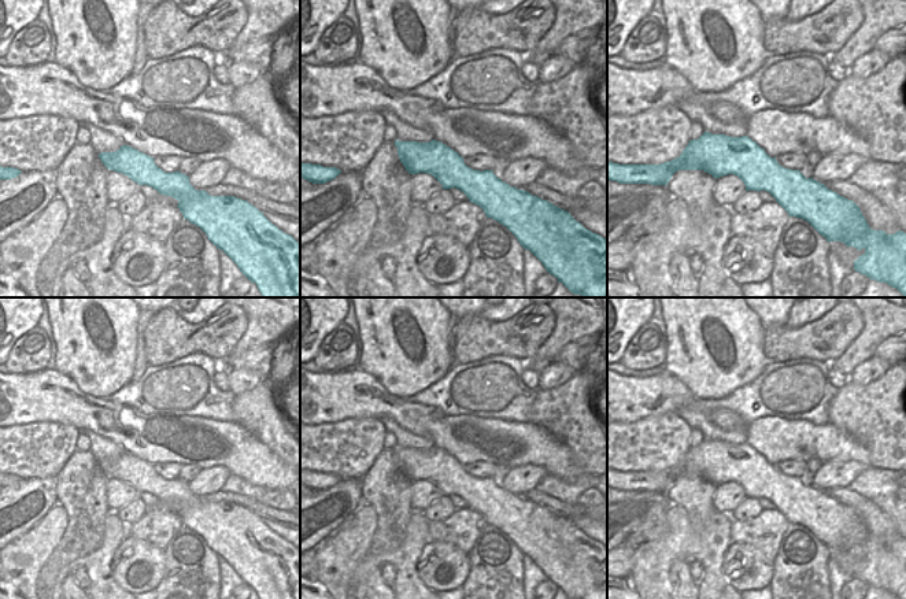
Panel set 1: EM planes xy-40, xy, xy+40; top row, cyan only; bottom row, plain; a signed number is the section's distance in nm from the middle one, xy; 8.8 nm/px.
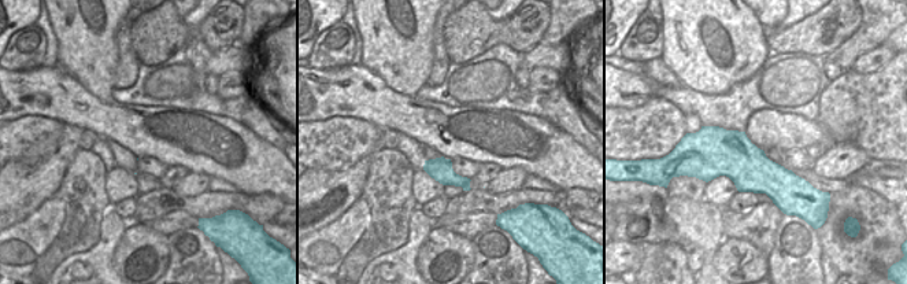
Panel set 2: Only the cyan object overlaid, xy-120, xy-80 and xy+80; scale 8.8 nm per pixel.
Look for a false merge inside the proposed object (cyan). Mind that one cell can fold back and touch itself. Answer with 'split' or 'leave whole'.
leave whole

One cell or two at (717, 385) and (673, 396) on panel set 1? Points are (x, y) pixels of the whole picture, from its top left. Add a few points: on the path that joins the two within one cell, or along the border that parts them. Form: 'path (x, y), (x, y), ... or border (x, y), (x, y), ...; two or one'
border (666, 372), (676, 376), (698, 398); two

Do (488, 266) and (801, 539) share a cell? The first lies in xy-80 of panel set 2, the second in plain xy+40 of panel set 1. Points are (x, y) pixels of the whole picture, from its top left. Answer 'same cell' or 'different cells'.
same cell

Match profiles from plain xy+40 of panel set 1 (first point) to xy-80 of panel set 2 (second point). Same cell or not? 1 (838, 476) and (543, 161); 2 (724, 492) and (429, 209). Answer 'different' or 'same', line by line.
1: different
2: different

